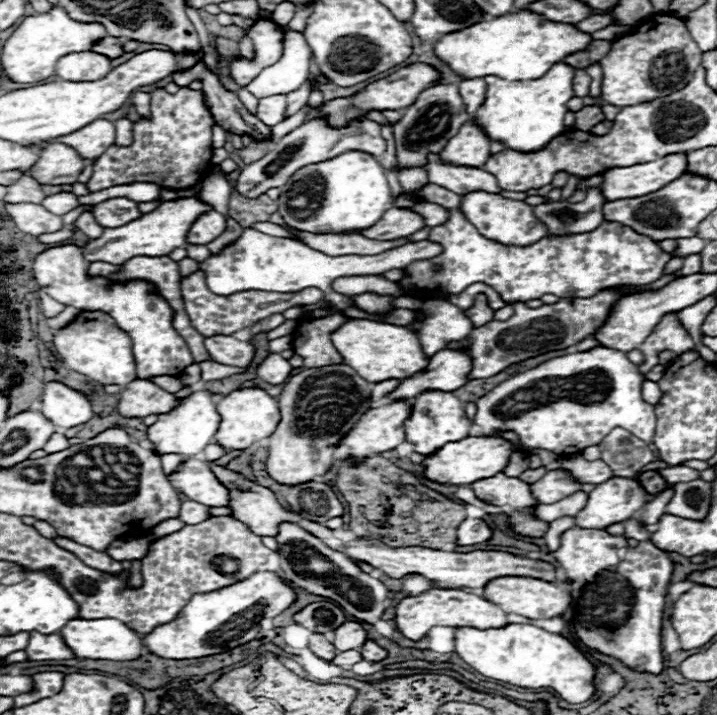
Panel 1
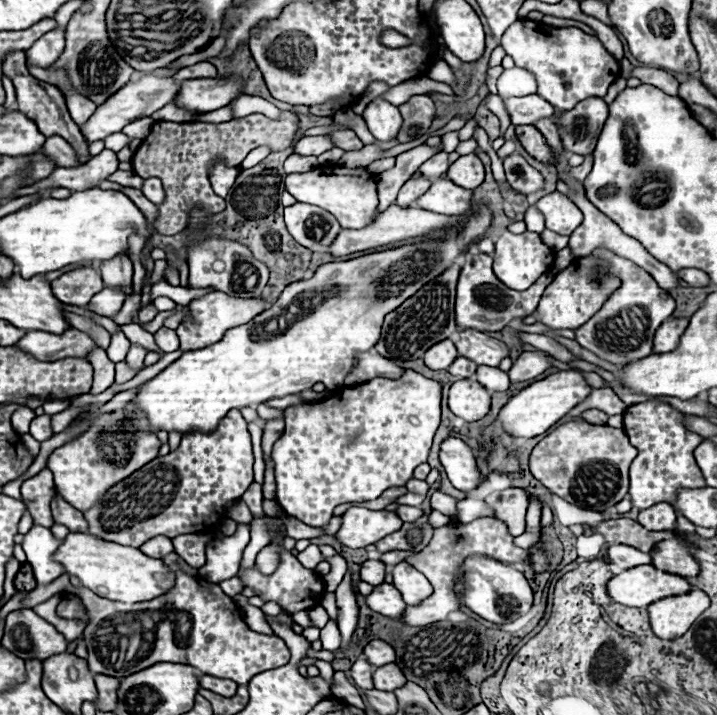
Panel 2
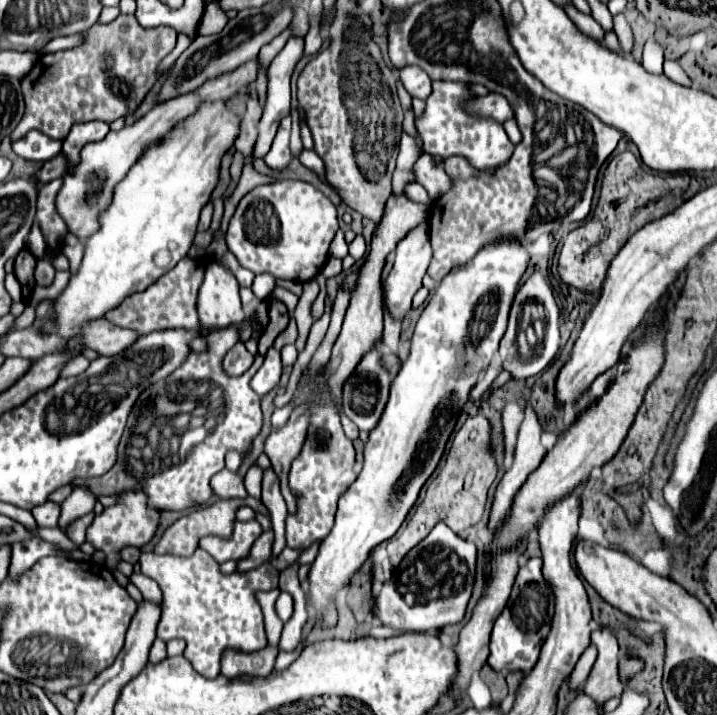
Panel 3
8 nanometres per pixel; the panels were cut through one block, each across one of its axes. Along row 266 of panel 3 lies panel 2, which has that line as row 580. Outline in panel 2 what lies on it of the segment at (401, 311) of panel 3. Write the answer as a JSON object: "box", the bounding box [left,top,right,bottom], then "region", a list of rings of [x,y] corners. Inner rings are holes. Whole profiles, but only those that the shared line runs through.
{"box":[392,562,432,604],"region":[[[400,562],[394,566],[392,584],[402,594],[406,604],[418,604],[432,594],[430,582],[424,578],[424,574],[420,574],[408,562]]]}

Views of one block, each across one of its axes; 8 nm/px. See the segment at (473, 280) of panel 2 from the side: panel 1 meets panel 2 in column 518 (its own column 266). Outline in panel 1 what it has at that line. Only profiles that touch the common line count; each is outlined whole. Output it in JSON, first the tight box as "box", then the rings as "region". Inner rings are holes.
{"box":[182,270,324,336],"region":[[[202,270],[186,276],[182,280],[182,296],[184,306],[190,318],[190,324],[202,334],[202,336],[214,336],[214,334],[234,334],[236,330],[248,328],[254,322],[260,322],[272,314],[282,314],[284,310],[292,306],[306,306],[316,304],[324,299],[324,292],[318,288],[305,288],[300,294],[280,294],[280,292],[262,292],[262,290],[246,290],[240,294],[230,296],[216,296],[206,286],[206,276]]]}

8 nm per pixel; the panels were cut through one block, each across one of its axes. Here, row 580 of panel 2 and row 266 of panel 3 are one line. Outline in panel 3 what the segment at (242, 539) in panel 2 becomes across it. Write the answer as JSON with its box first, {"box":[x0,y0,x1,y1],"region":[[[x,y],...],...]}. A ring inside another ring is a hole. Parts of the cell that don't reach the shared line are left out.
{"box":[196,260,246,330],"region":[[[218,260],[206,268],[196,312],[200,316],[200,330],[228,328],[246,320],[238,296],[238,282],[232,272],[226,270]]]}

